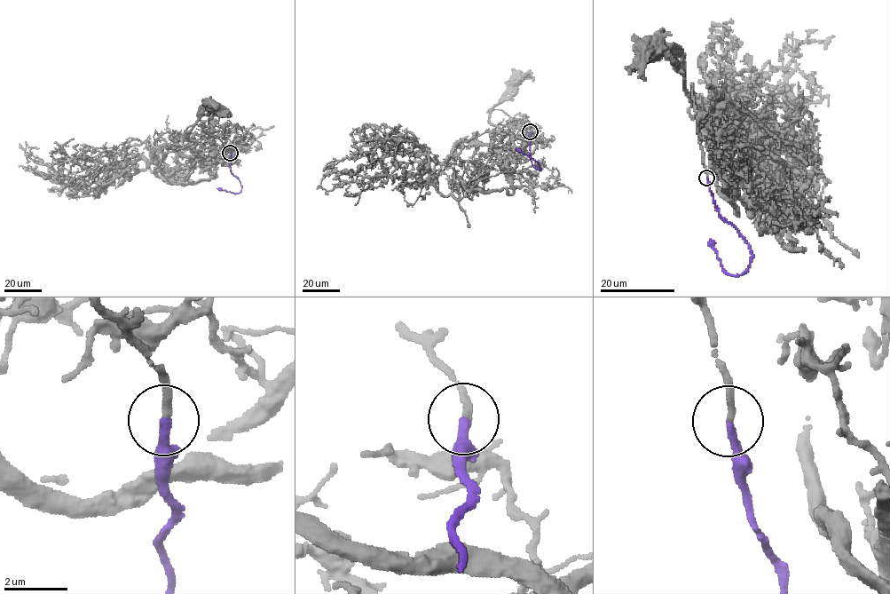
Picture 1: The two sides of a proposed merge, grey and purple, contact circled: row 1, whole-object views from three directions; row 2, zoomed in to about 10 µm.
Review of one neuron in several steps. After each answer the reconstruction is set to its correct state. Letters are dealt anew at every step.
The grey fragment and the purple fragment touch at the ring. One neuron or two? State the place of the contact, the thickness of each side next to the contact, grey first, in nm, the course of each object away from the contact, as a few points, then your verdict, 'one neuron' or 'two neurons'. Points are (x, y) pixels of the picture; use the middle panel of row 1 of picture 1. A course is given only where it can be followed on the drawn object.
at (530, 131); 240 nm thick on the grey side, 240 nm on the other; grey runs (530, 131), (523, 123), (500, 109), (487, 112), (503, 100), (515, 80); purple runs (530, 131), (530, 160), (539, 170), (534, 160), (515, 149); one neuron

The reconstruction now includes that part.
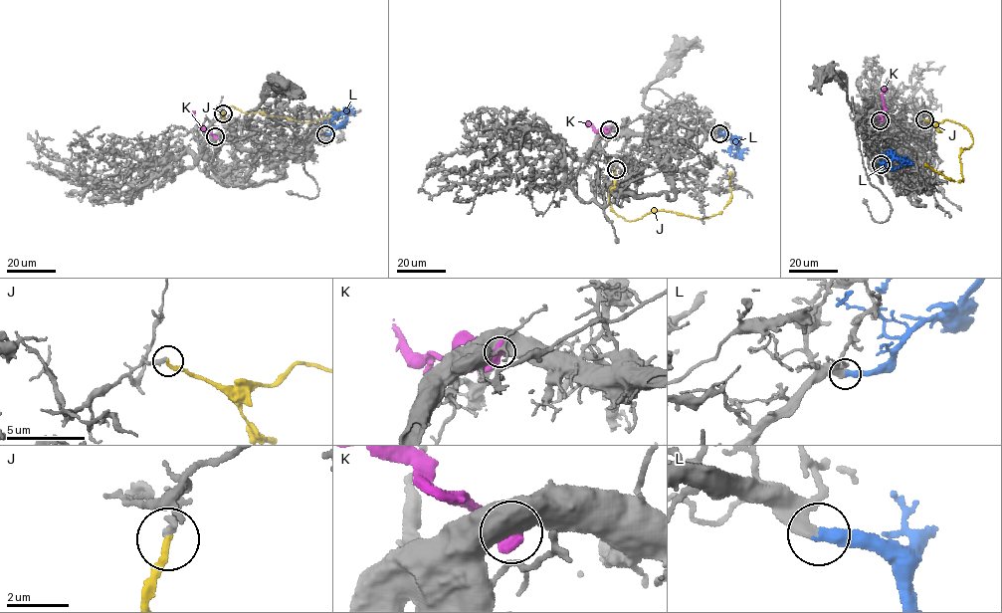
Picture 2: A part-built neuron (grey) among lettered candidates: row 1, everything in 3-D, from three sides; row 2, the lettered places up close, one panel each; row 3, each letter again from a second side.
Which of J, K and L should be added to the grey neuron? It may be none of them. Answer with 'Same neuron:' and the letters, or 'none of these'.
Same neuron: L

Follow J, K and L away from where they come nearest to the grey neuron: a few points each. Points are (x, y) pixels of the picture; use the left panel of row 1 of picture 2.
J: (223, 112), (217, 105), (303, 121), (334, 116), (339, 114), (338, 109)
K: (215, 136), (203, 129), (192, 112)
L: (325, 134), (343, 123), (346, 119), (344, 111), (355, 115)

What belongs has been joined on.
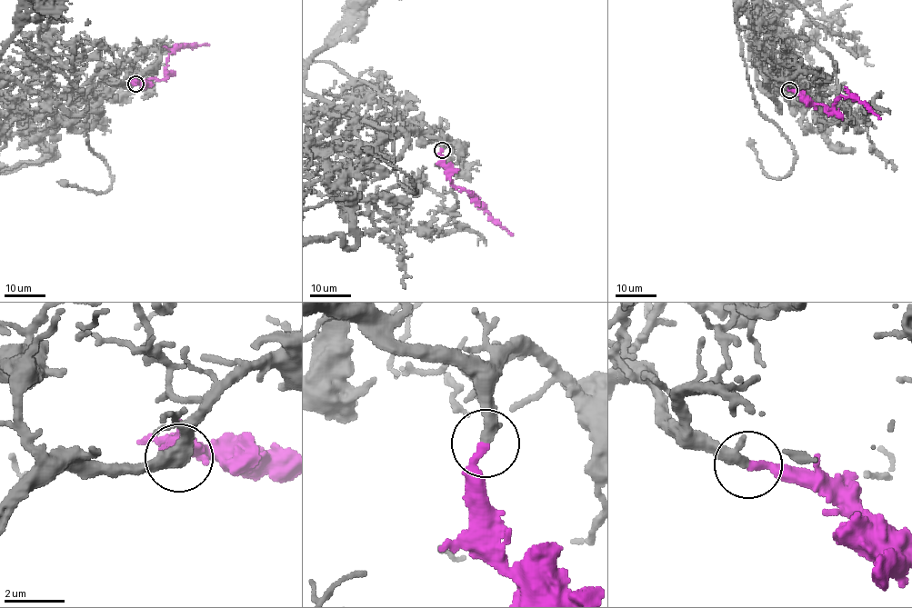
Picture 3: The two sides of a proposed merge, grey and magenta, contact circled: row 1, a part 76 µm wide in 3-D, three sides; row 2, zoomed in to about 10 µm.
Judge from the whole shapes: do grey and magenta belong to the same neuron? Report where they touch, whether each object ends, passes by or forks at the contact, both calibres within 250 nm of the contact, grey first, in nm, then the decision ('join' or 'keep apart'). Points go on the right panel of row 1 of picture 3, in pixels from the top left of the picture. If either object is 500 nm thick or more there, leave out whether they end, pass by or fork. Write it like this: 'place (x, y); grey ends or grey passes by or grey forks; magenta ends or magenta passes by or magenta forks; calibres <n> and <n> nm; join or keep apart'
place (789, 90); grey passes by; magenta ends; calibres 280 and 240 nm; join

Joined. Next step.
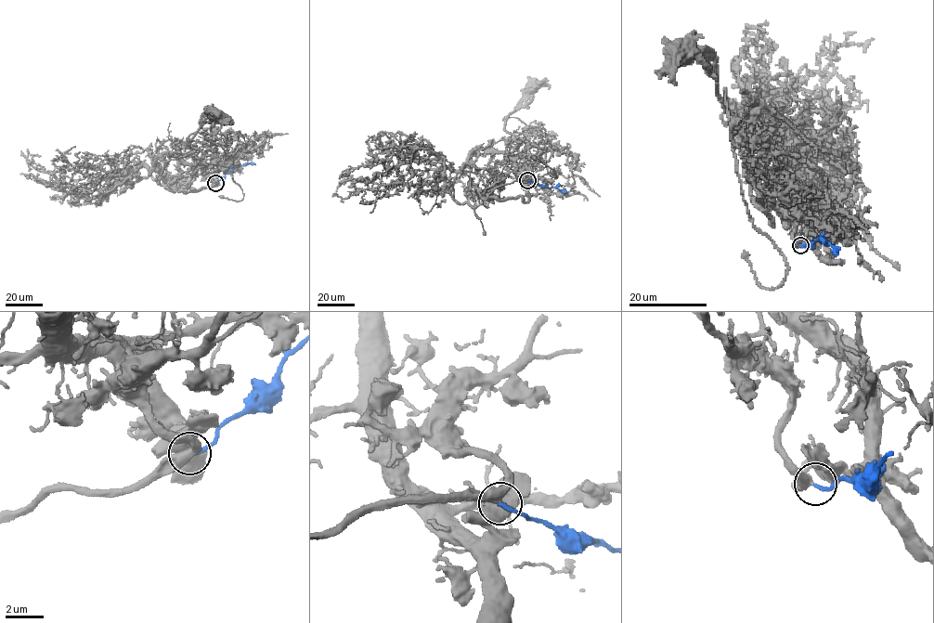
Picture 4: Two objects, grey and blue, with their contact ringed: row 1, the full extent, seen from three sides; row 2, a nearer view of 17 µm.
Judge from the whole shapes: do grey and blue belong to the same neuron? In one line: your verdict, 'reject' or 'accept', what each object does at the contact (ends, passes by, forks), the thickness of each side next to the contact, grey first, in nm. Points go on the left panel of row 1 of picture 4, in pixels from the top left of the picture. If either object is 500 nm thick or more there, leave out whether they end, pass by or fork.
accept; grey forks there; blue ends there; 340 nm thick on the grey side, 180 nm on the other

